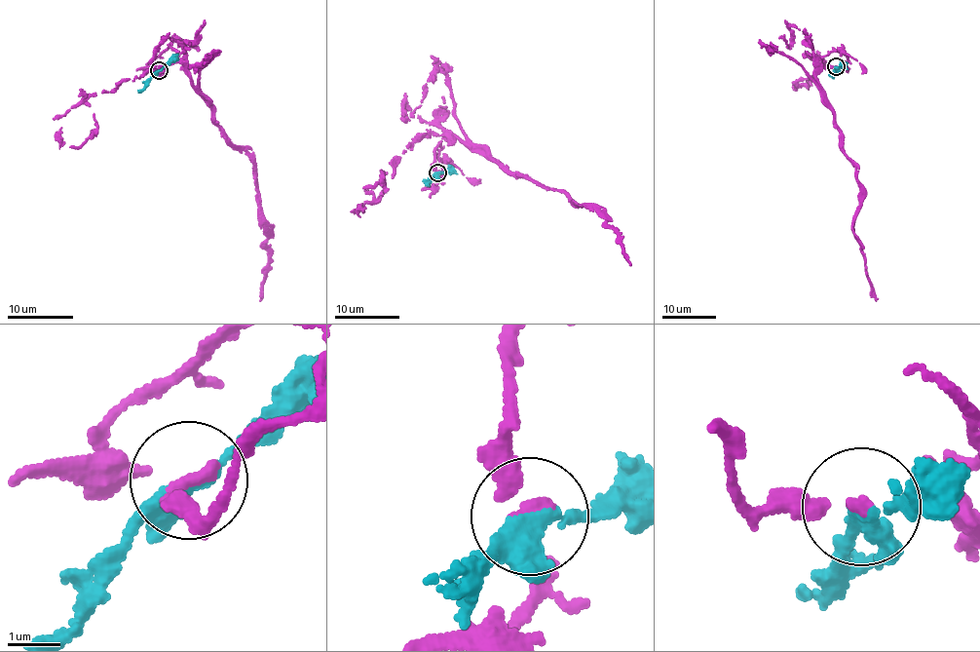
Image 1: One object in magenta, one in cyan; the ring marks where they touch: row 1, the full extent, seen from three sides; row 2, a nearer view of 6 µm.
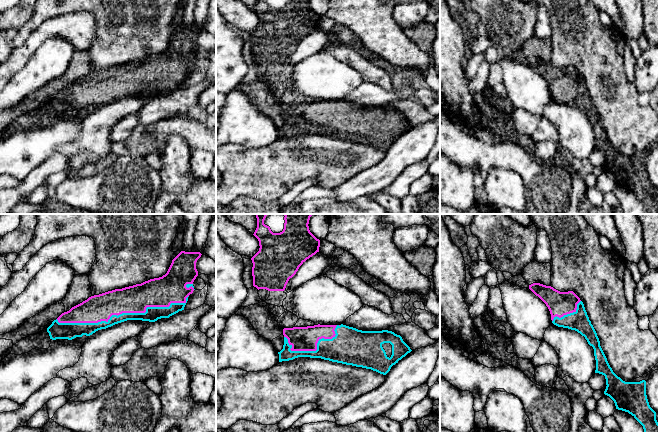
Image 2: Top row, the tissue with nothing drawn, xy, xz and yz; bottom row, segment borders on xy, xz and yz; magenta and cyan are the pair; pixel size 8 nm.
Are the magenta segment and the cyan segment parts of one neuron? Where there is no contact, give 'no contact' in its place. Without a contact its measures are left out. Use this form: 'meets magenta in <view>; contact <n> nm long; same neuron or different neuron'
meets magenta in xy; contact 1050 nm long; same neuron

